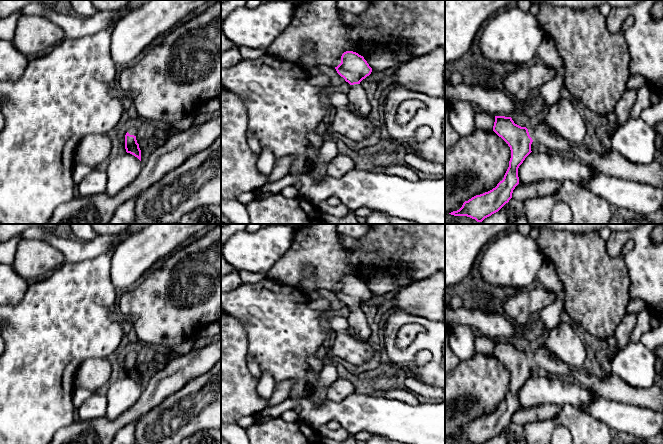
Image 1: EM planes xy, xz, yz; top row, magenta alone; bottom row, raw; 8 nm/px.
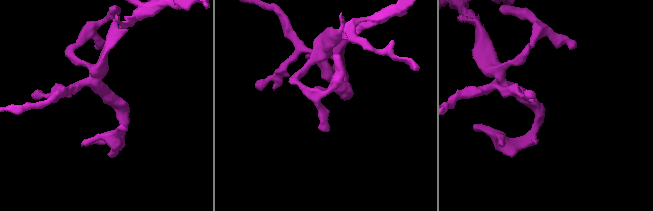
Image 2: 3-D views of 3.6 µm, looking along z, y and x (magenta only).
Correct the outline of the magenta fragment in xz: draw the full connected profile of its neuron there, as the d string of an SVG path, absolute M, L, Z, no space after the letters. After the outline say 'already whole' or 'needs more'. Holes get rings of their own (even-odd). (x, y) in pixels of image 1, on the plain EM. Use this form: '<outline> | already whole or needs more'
M346 275L341 280L341 287L335 293L351 309L347 318L349 335L368 341L372 330L360 306L371 298L372 292L363 280L353 275Z | needs more

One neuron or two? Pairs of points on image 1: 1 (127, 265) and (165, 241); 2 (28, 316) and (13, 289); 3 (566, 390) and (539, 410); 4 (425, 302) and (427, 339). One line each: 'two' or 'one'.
1: one
2: two
3: two
4: two

